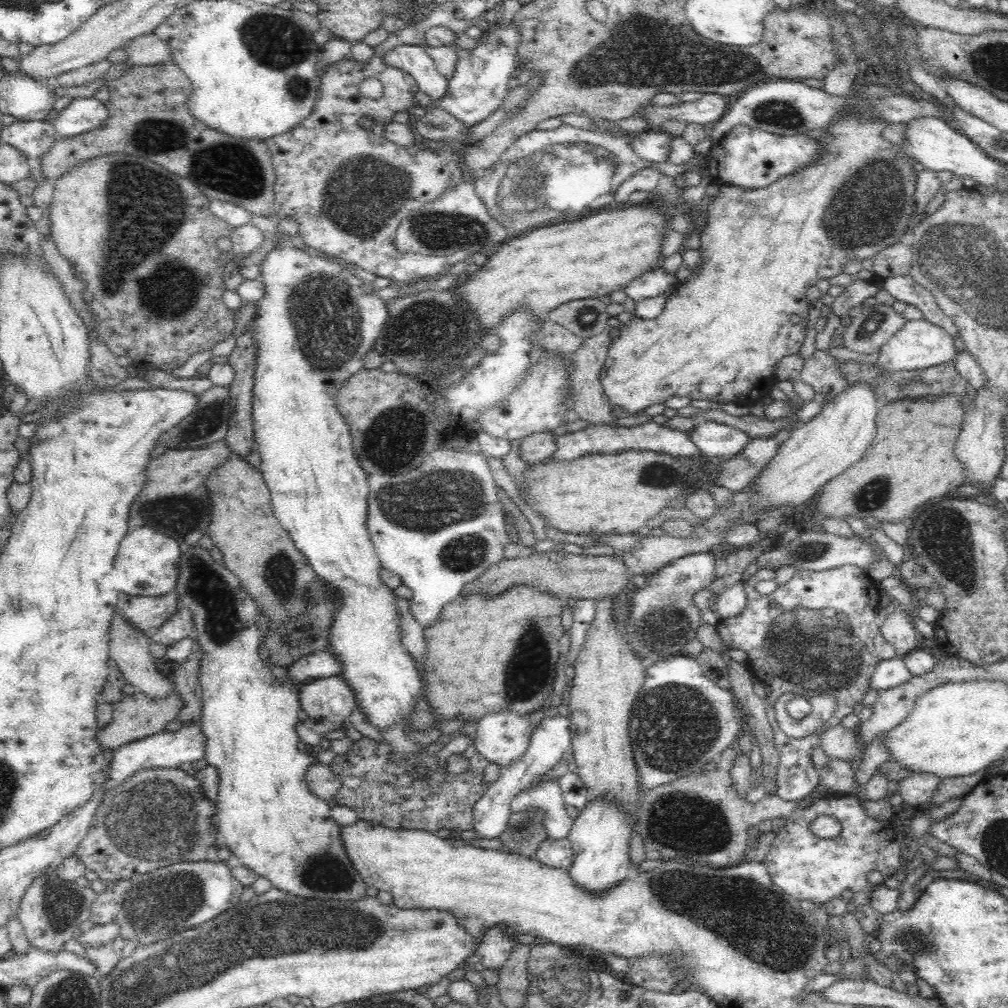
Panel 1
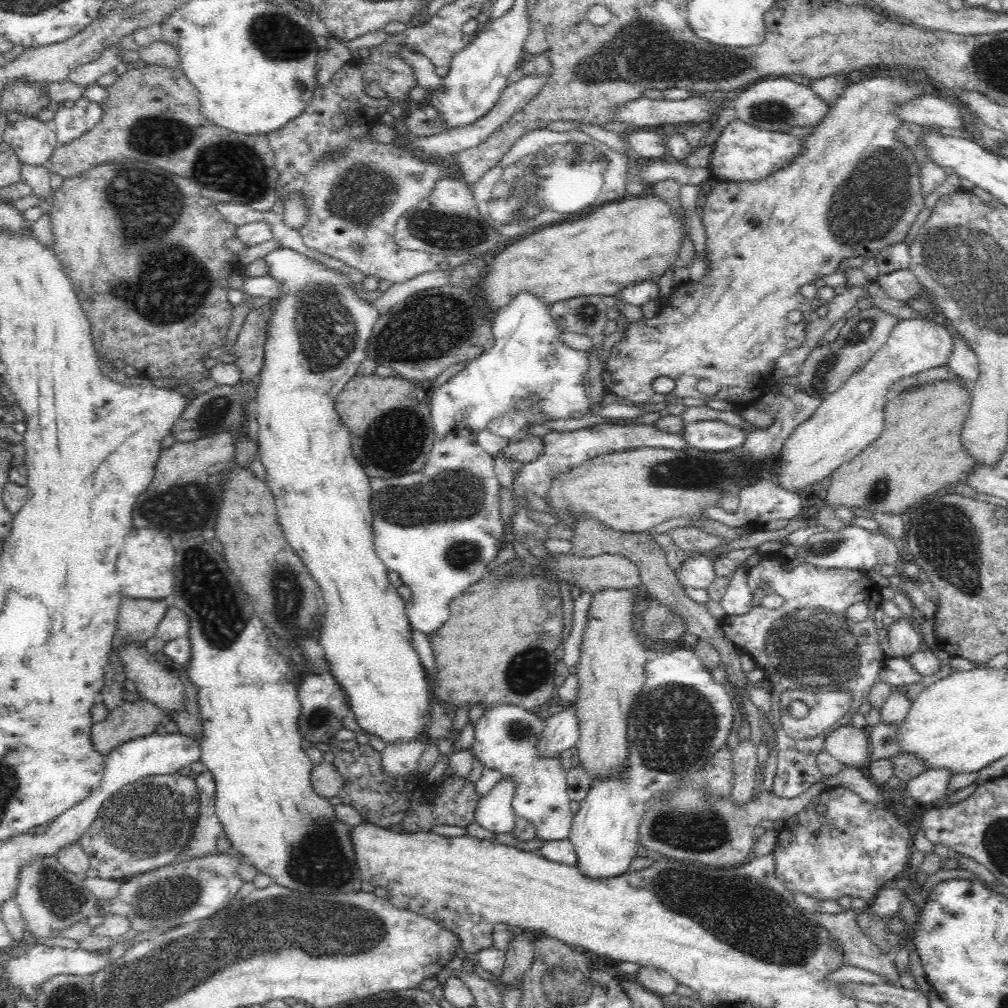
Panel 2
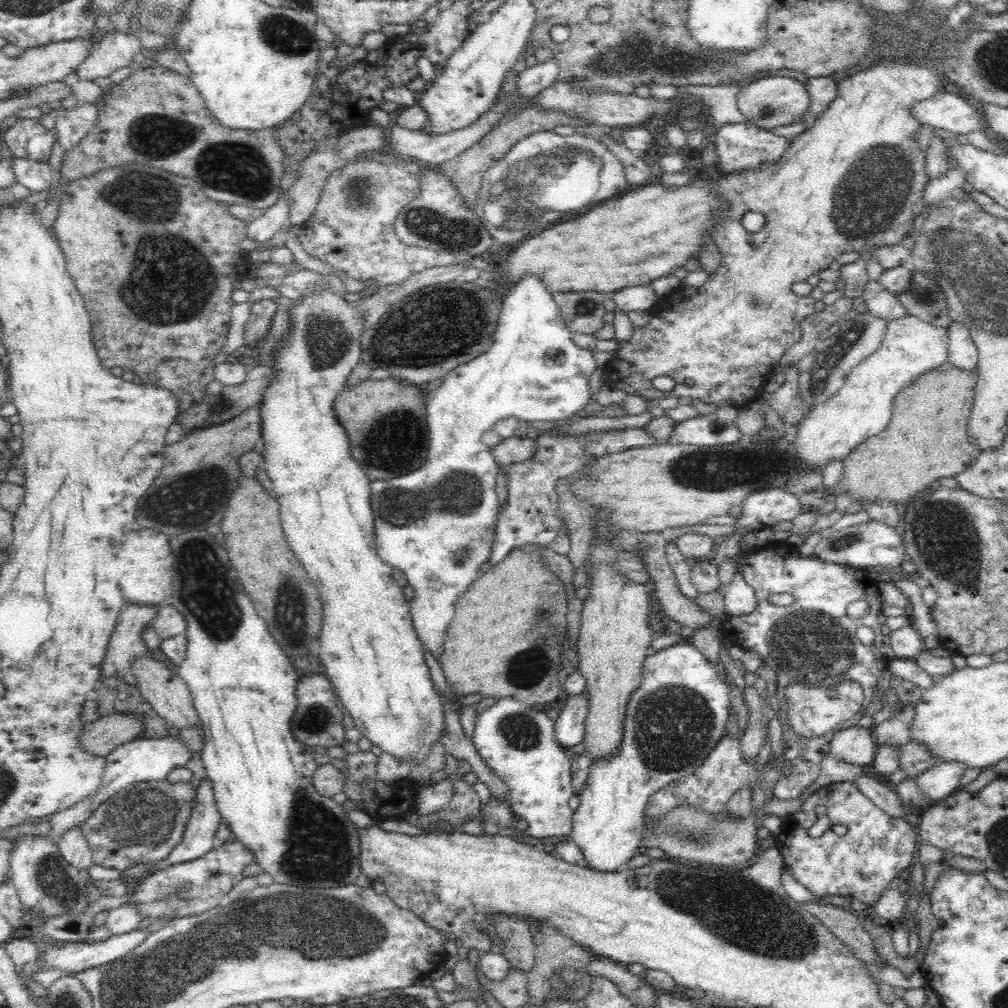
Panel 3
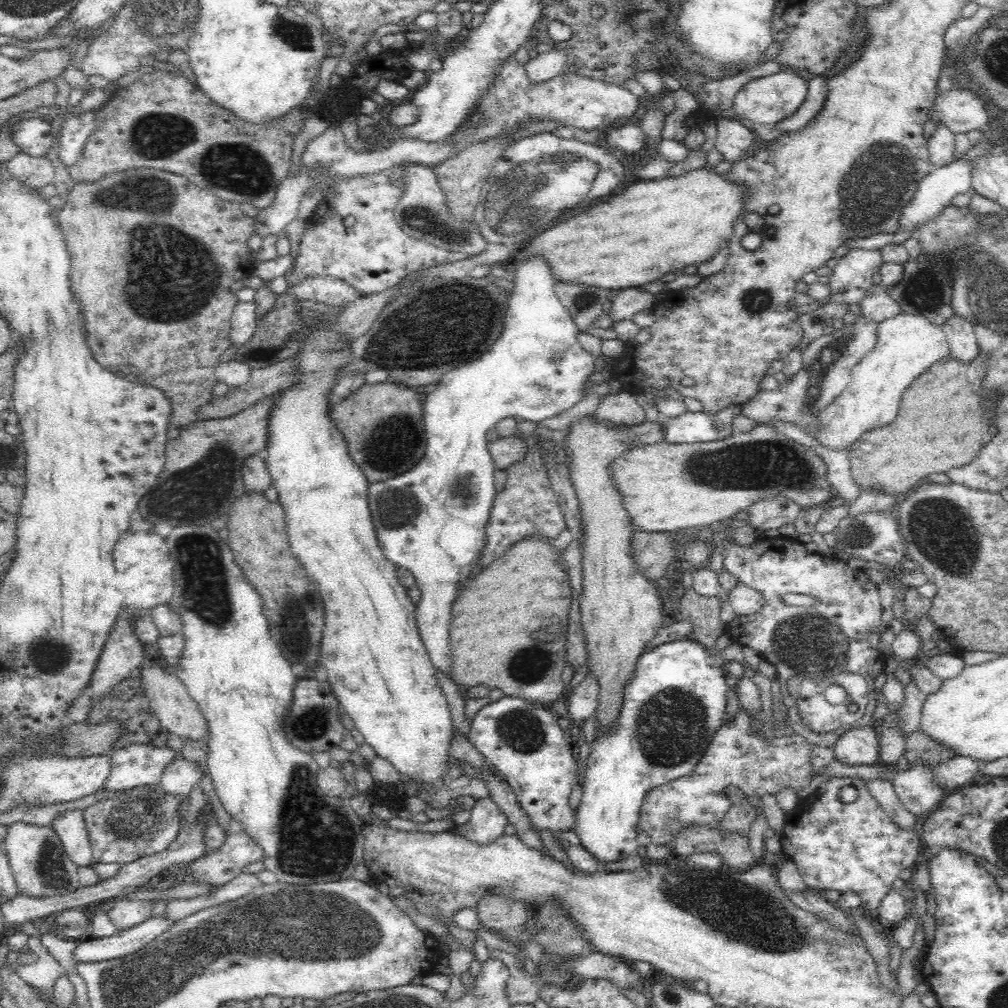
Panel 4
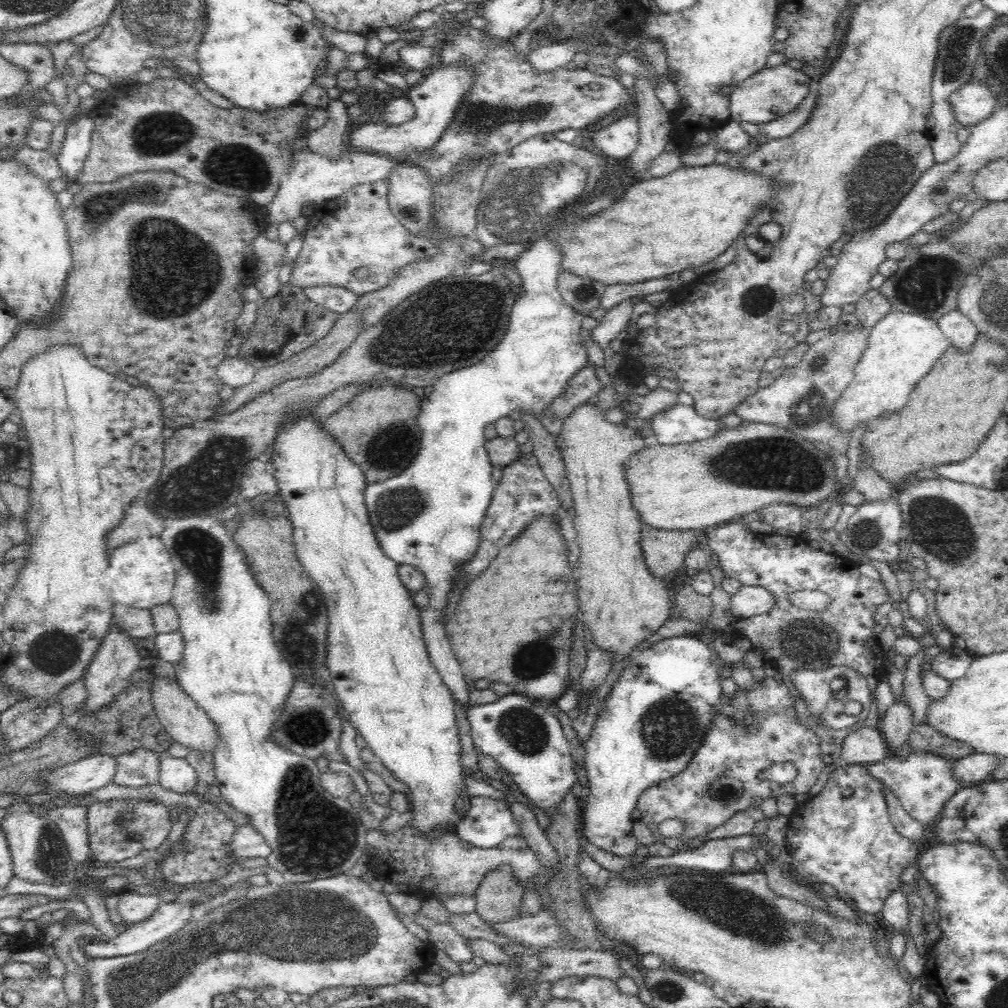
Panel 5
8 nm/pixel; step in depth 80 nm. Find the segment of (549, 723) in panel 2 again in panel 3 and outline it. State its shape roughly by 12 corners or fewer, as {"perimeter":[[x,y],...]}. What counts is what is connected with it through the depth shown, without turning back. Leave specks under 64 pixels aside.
{"perimeter":[[585,688],[564,702],[555,721],[560,746],[583,742],[589,698]]}

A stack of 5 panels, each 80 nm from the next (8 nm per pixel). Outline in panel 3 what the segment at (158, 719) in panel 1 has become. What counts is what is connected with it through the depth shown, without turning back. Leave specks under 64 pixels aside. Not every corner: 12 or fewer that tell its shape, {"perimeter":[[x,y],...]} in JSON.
{"perimeter":[[116,713],[85,722],[80,749],[105,757],[142,732],[142,718]]}

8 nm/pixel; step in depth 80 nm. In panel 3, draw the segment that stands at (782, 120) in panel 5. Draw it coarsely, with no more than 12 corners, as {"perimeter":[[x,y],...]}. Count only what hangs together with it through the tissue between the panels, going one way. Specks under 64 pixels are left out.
{"perimeter":[[808,77],[810,103],[798,122],[815,120],[836,97],[830,77]]}

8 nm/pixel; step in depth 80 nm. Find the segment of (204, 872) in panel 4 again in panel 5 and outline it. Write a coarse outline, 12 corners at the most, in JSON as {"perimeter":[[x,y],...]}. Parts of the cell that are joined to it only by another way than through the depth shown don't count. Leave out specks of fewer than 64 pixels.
{"perimeter":[[250,823],[235,830],[231,854],[237,862],[267,859],[266,839]]}

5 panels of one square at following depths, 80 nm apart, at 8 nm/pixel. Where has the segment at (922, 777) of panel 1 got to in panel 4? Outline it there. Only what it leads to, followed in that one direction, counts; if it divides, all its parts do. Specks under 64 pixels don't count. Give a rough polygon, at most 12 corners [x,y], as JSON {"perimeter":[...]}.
{"perimeter":[[956,756],[933,768],[948,793],[980,778],[985,764]]}

